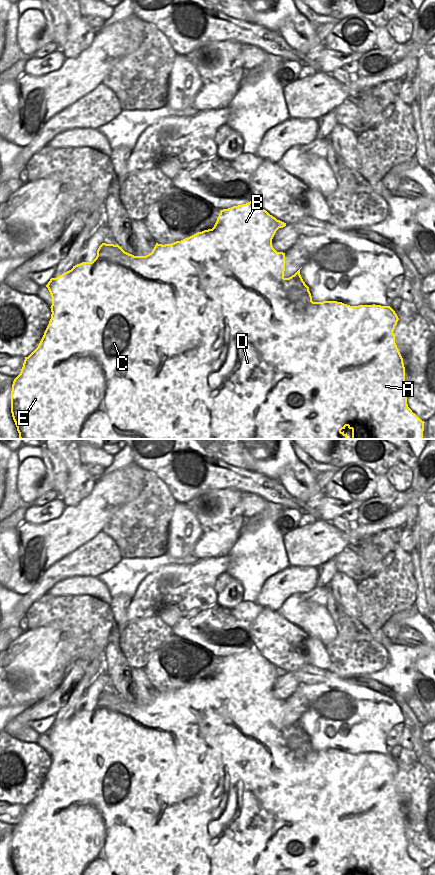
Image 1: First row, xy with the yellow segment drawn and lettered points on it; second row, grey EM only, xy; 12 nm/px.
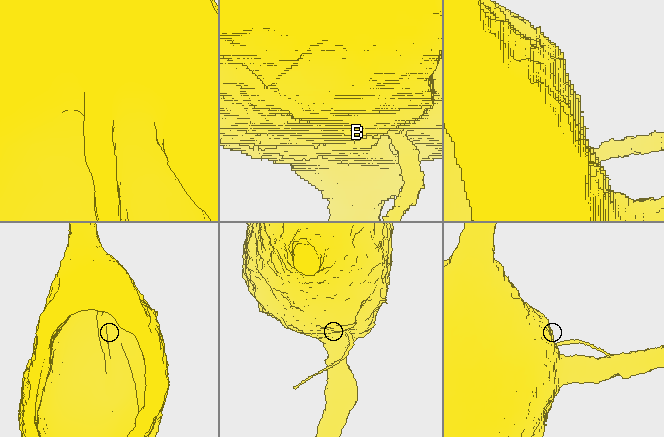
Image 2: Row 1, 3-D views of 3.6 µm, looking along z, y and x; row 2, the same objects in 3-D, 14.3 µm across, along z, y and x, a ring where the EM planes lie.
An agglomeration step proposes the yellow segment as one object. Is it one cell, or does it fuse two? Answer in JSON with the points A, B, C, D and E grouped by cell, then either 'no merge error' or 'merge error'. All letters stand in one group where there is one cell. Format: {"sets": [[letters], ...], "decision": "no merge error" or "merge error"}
{"sets": [["A", "B", "C", "D", "E"]], "decision": "no merge error"}

